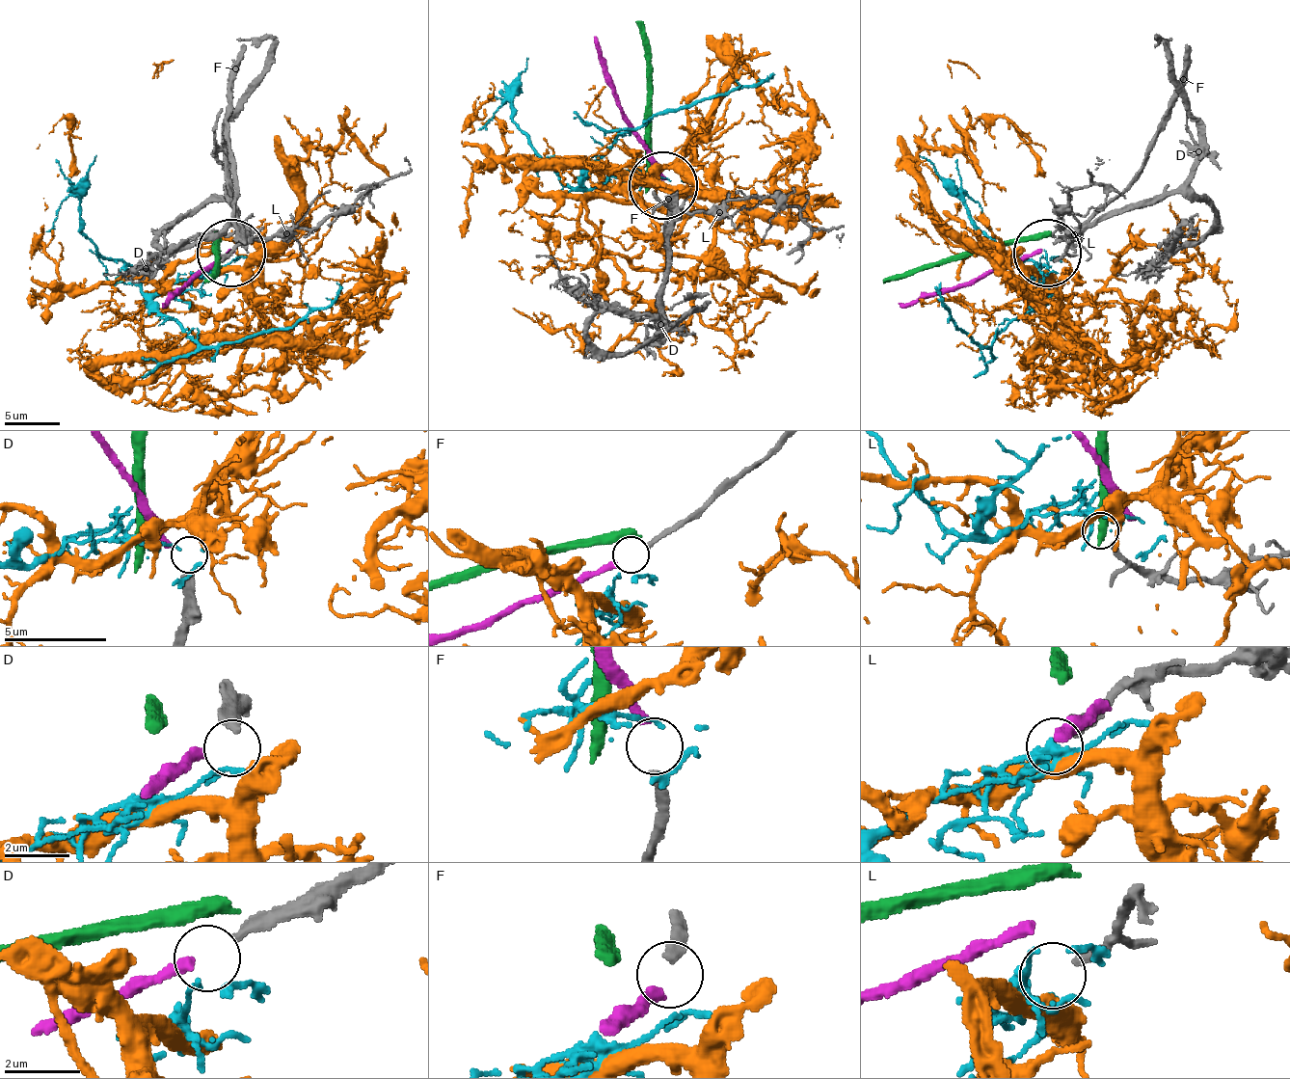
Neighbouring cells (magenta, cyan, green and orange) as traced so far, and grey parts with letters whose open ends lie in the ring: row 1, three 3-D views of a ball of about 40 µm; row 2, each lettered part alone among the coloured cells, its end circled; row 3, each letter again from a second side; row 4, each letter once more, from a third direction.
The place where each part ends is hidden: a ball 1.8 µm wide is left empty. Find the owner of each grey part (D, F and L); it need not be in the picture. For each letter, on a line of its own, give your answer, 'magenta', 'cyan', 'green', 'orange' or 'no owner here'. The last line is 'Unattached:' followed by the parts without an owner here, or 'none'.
D: no owner here
F: magenta
L: orange
Unattached: D

